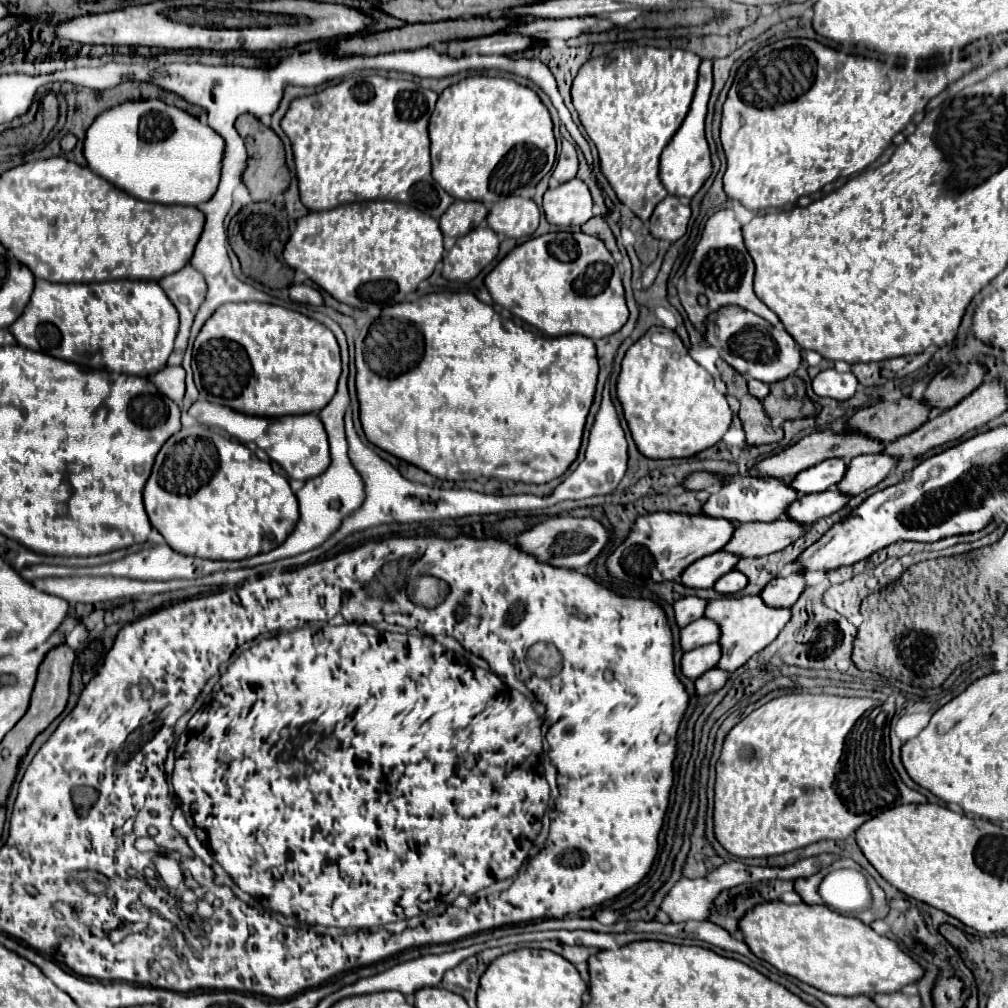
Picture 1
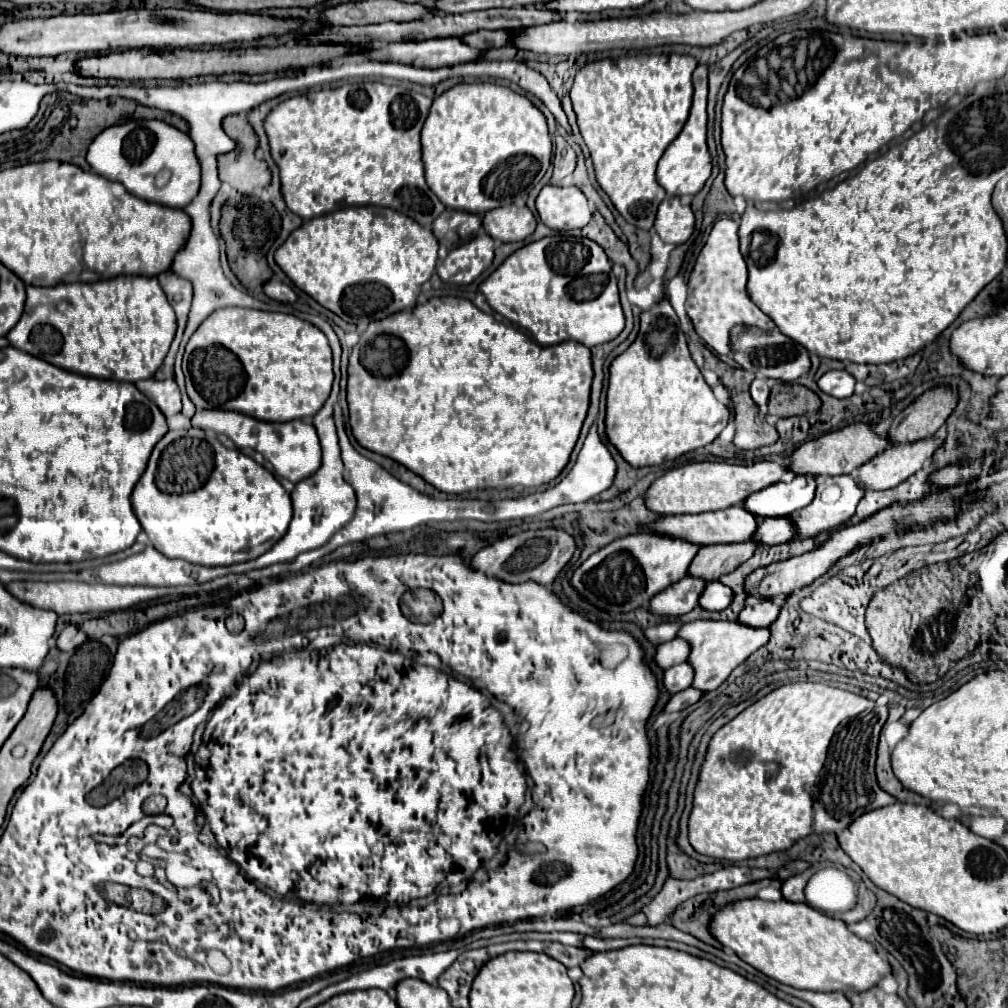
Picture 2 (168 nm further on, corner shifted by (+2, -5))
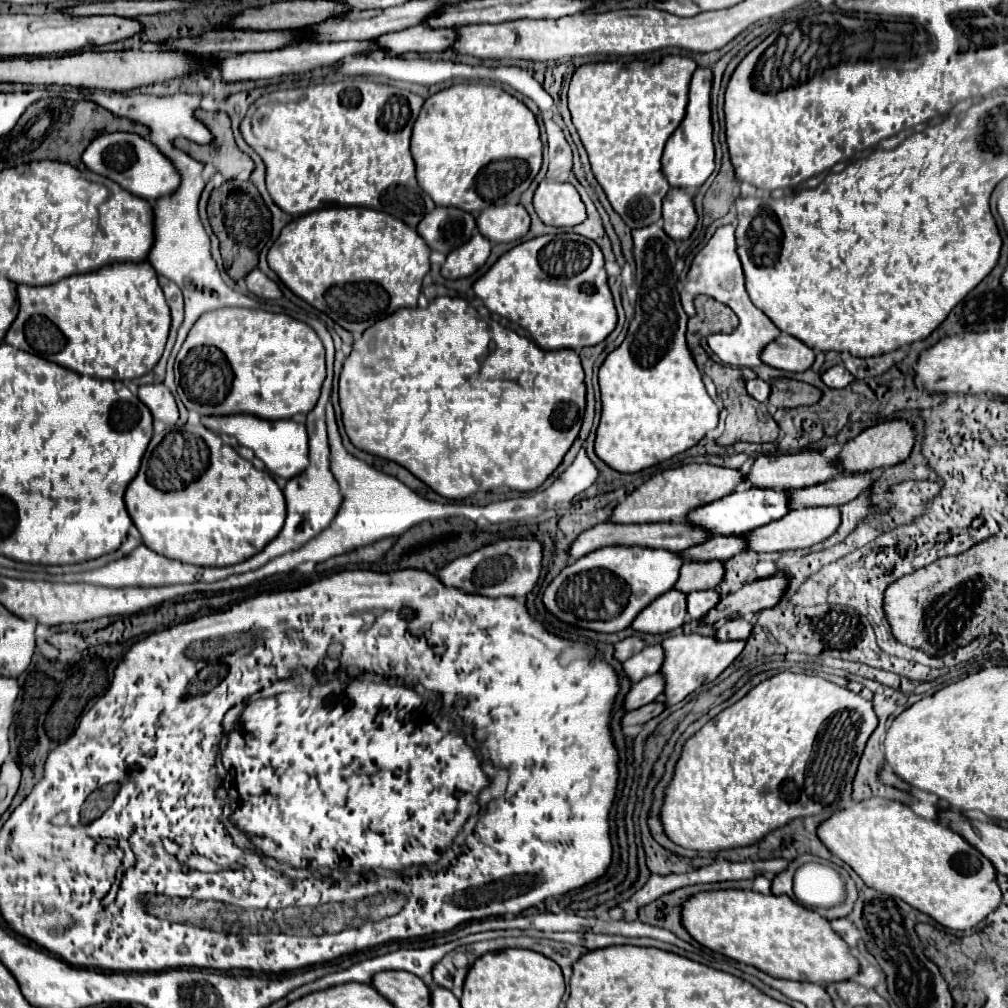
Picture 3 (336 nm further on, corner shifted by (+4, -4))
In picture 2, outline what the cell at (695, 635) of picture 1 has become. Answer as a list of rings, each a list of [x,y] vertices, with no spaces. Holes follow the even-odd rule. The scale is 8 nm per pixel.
[[[674,638],[666,644],[660,644],[656,648],[656,654],[654,654],[654,662],[658,664],[658,668],[666,670],[670,666],[676,666],[676,664],[682,664],[690,654],[690,646],[680,640],[680,638]]]

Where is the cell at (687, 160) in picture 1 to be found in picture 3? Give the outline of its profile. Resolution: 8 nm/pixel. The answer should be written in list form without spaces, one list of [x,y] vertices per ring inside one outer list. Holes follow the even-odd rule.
[[[698,67],[690,81],[690,101],[686,117],[680,127],[668,139],[662,155],[662,173],[670,187],[700,187],[714,171],[714,145],[712,145],[712,123],[710,123],[710,87],[712,71]]]

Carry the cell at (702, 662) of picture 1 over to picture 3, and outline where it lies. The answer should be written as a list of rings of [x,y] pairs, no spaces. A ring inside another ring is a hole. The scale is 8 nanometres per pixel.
[[[656,673],[656,675],[648,675],[646,679],[638,681],[632,691],[626,695],[626,709],[632,711],[632,709],[638,709],[642,705],[648,705],[652,703],[658,695],[664,693],[664,675],[662,673]]]

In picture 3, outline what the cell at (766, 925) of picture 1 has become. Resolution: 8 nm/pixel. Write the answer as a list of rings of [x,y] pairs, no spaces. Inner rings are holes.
[[[738,889],[706,891],[684,903],[682,923],[704,947],[778,979],[808,983],[822,981],[828,985],[852,979],[860,973],[860,961],[850,953],[850,945],[832,929],[830,921],[790,897]]]

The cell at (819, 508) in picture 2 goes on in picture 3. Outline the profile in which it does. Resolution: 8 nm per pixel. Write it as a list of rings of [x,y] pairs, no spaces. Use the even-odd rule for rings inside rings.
[[[802,507],[796,511],[790,511],[784,519],[772,521],[764,527],[758,527],[752,533],[746,533],[752,537],[752,551],[794,551],[812,547],[824,539],[828,539],[842,523],[842,515],[838,507]]]

